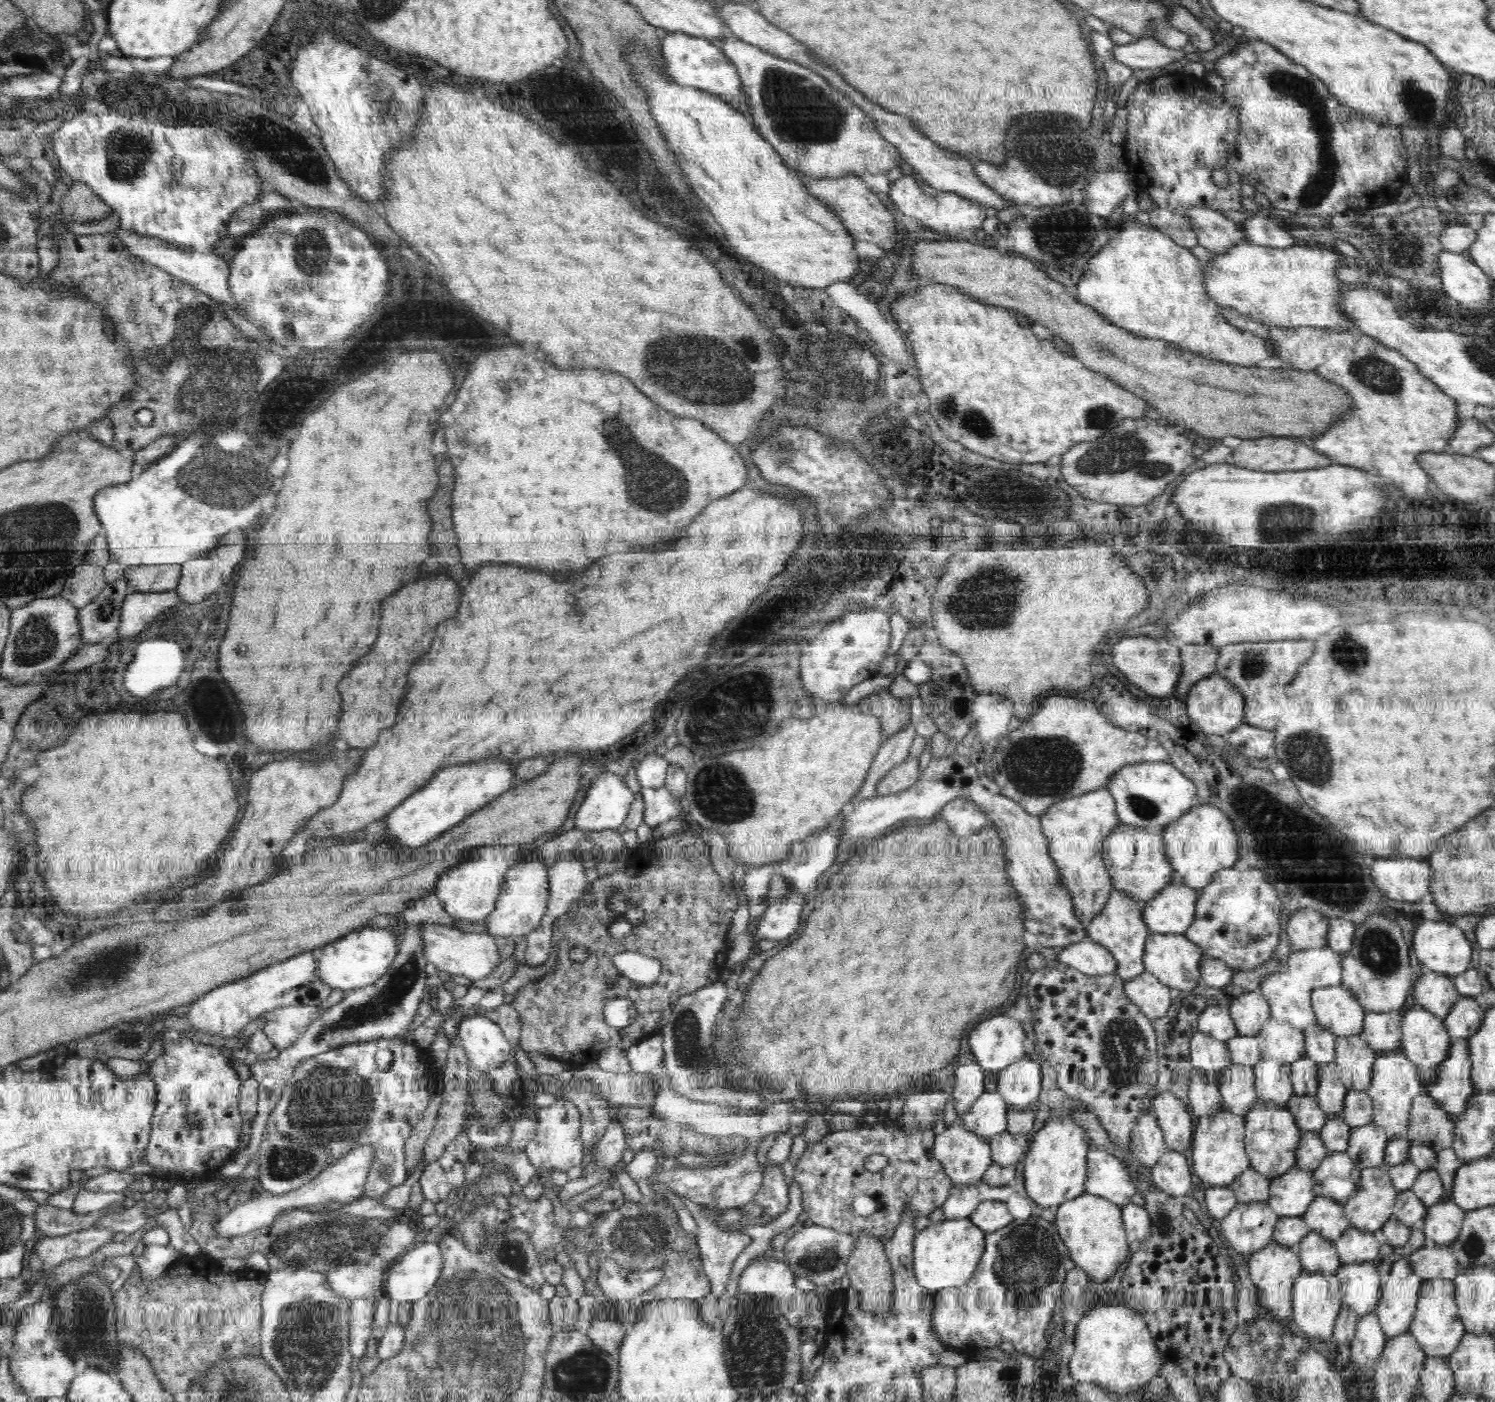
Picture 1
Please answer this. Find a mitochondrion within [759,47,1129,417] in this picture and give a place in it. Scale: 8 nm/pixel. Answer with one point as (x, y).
(1049, 147)

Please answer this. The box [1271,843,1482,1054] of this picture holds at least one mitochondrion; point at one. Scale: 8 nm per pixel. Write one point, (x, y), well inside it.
(1378, 950)

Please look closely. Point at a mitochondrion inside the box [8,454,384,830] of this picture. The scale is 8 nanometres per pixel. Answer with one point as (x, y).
(36, 642)

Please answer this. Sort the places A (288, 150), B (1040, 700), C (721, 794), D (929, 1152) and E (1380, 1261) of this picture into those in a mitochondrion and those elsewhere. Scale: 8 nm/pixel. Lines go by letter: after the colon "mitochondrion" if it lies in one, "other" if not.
A: mitochondrion
B: other
C: mitochondrion
D: other
E: other

